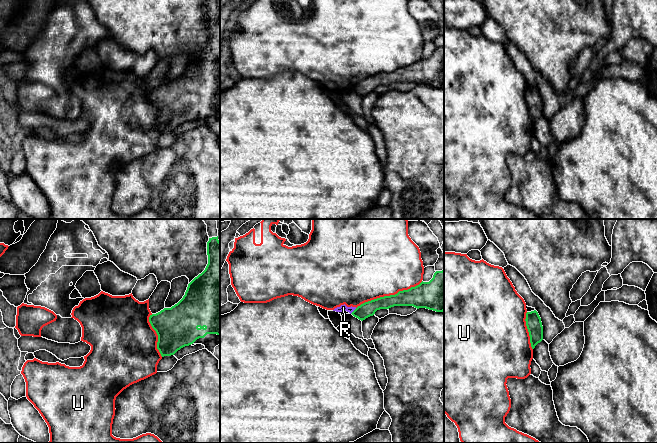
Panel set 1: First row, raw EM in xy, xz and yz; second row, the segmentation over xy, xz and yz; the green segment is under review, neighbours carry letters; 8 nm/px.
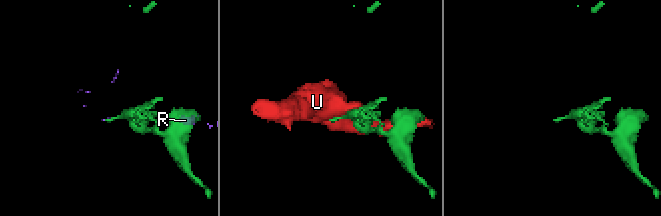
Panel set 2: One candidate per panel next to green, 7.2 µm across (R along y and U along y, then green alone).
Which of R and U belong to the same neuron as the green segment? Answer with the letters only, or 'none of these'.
none of these

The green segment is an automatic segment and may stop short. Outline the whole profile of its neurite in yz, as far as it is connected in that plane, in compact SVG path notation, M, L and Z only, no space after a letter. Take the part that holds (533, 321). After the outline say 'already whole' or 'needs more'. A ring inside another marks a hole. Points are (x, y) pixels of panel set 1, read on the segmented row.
M536 310L526 313L526 326L530 336L532 349L543 340L543 326Z; already whole

